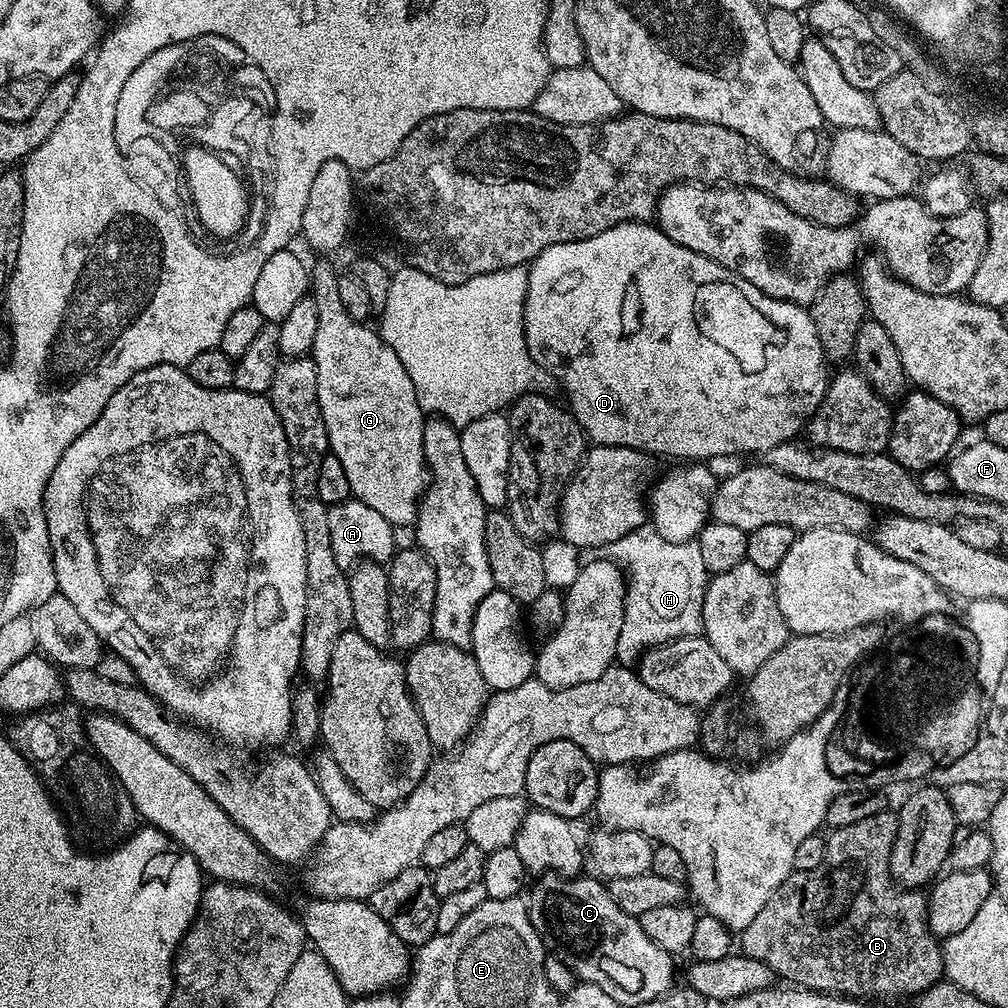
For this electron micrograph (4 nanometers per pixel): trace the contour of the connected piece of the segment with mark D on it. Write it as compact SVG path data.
M614 226L602 230L598 234L594 234L585 240L578 242L568 242L559 244L558 246L550 246L546 250L542 250L542 254L538 254L535 260L531 261L528 268L528 287L526 288L526 302L524 303L524 337L526 338L526 346L530 358L534 358L534 362L538 362L538 366L542 366L554 377L561 389L568 391L567 407L570 409L572 417L580 423L580 429L583 430L585 437L593 445L601 444L602 446L622 446L623 448L637 448L639 452L647 452L653 457L673 456L676 462L712 462L715 456L736 456L739 452L757 452L763 454L788 441L795 441L796 436L801 435L802 429L812 419L812 415L820 408L820 403L824 401L824 396L828 392L828 381L830 379L829 361L824 355L824 347L818 338L818 330L812 321L811 311L807 307L791 304L785 300L774 298L770 294L766 294L762 290L758 290L758 286L754 286L750 282L746 282L746 278L737 276L732 273L729 268L723 268L718 262L712 261L702 253L682 246L678 242L674 242L665 232L661 232L657 228L651 226Z

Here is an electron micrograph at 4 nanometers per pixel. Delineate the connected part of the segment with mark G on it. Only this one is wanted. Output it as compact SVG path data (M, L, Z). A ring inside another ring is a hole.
M327 259L317 260L320 261L310 268L310 295L314 306L318 306L318 330L314 334L310 355L318 370L318 406L326 422L331 455L342 462L342 470L346 470L346 479L350 481L350 490L355 499L378 510L378 514L382 514L382 518L394 526L415 525L418 501L424 495L428 476L422 450L426 413L420 407L414 382L410 382L410 374L406 374L406 366L398 362L398 354L390 350L375 327L367 328L367 323L346 314L346 306L342 306L342 297L338 295L338 272L324 261Z

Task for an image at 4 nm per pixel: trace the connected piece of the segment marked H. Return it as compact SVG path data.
M641 530L626 534L618 538L618 542L609 544L606 556L607 559L626 569L622 634L618 634L618 650L616 651L616 660L621 665L635 665L649 648L654 648L658 644L668 644L671 640L677 640L683 636L695 636L703 629L702 602L704 591L708 589L710 574L702 562L702 550L696 540L666 542L666 538L657 536L655 531Z

